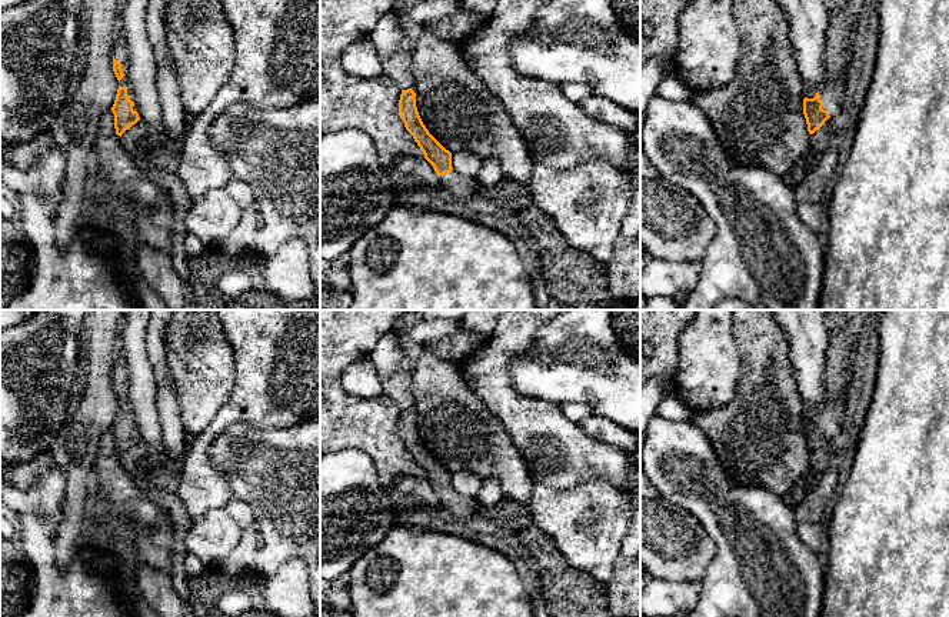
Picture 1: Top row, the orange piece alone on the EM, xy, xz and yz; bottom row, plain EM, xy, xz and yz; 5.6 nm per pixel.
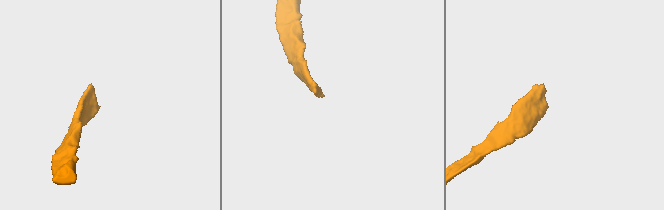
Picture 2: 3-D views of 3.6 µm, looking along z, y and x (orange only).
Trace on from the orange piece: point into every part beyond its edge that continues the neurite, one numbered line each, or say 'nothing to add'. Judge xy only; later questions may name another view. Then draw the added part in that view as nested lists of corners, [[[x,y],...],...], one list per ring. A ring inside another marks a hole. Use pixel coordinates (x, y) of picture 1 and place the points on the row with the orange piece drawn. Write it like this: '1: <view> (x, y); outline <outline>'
1: xy (120, 52); outline [[[121,34],[117,36],[116,43],[113,46],[113,56],[114,59],[121,64],[123,69],[123,79],[119,81],[119,86],[127,89],[127,97],[134,101],[134,94],[131,91],[130,83],[129,83],[129,49],[126,44],[126,40]]]

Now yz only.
1: yz (836, 39); outline [[[843,7],[830,14],[825,33],[823,67],[825,81],[820,87],[823,110],[833,116],[842,109],[845,96],[845,73],[848,66],[848,47],[852,31],[850,19]]]

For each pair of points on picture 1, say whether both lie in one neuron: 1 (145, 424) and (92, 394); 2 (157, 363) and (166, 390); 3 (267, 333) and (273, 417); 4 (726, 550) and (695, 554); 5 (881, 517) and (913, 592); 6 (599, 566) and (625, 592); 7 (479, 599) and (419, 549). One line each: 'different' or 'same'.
1: different
2: same
3: same
4: different
5: same
6: different
7: same

